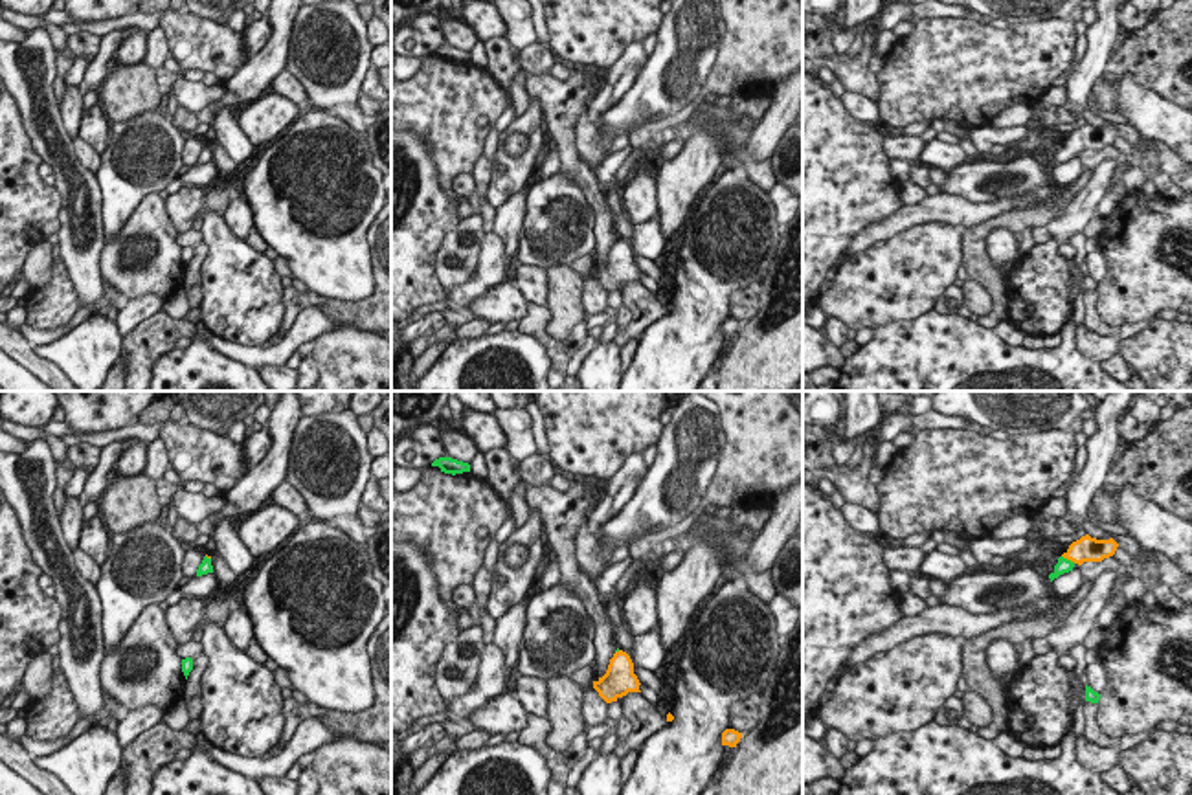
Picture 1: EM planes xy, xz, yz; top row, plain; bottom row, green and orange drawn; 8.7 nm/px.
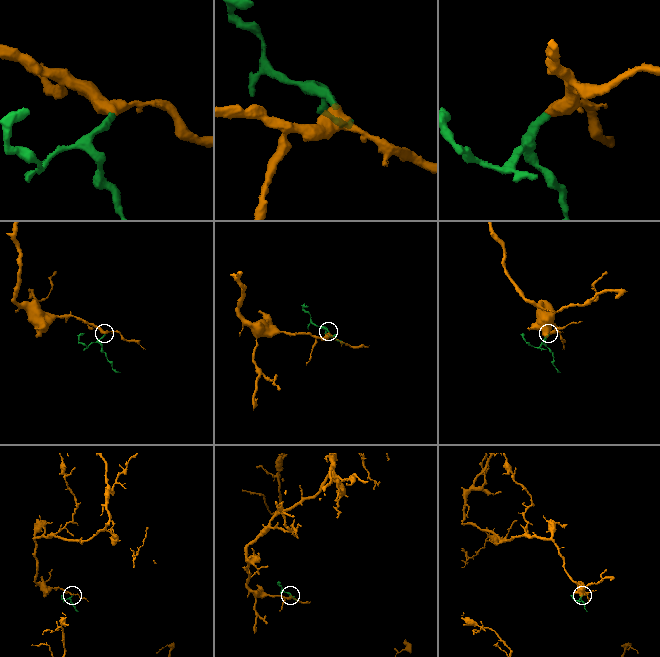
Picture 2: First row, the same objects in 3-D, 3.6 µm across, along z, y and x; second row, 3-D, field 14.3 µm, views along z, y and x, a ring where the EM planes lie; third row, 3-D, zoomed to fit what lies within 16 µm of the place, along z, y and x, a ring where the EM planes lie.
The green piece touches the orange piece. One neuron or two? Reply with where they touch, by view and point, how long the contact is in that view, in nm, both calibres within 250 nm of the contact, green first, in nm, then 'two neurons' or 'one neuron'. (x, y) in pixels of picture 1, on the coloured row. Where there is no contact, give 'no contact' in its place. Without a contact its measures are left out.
yz (1069, 560) | 140 nm | 130/220 nm | one neuron

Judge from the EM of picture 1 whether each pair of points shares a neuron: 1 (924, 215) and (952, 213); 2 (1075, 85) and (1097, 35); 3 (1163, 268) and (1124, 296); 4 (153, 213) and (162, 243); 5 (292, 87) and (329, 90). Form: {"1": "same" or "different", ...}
{"1": "same", "2": "same", "3": "same", "4": "same", "5": "different"}

